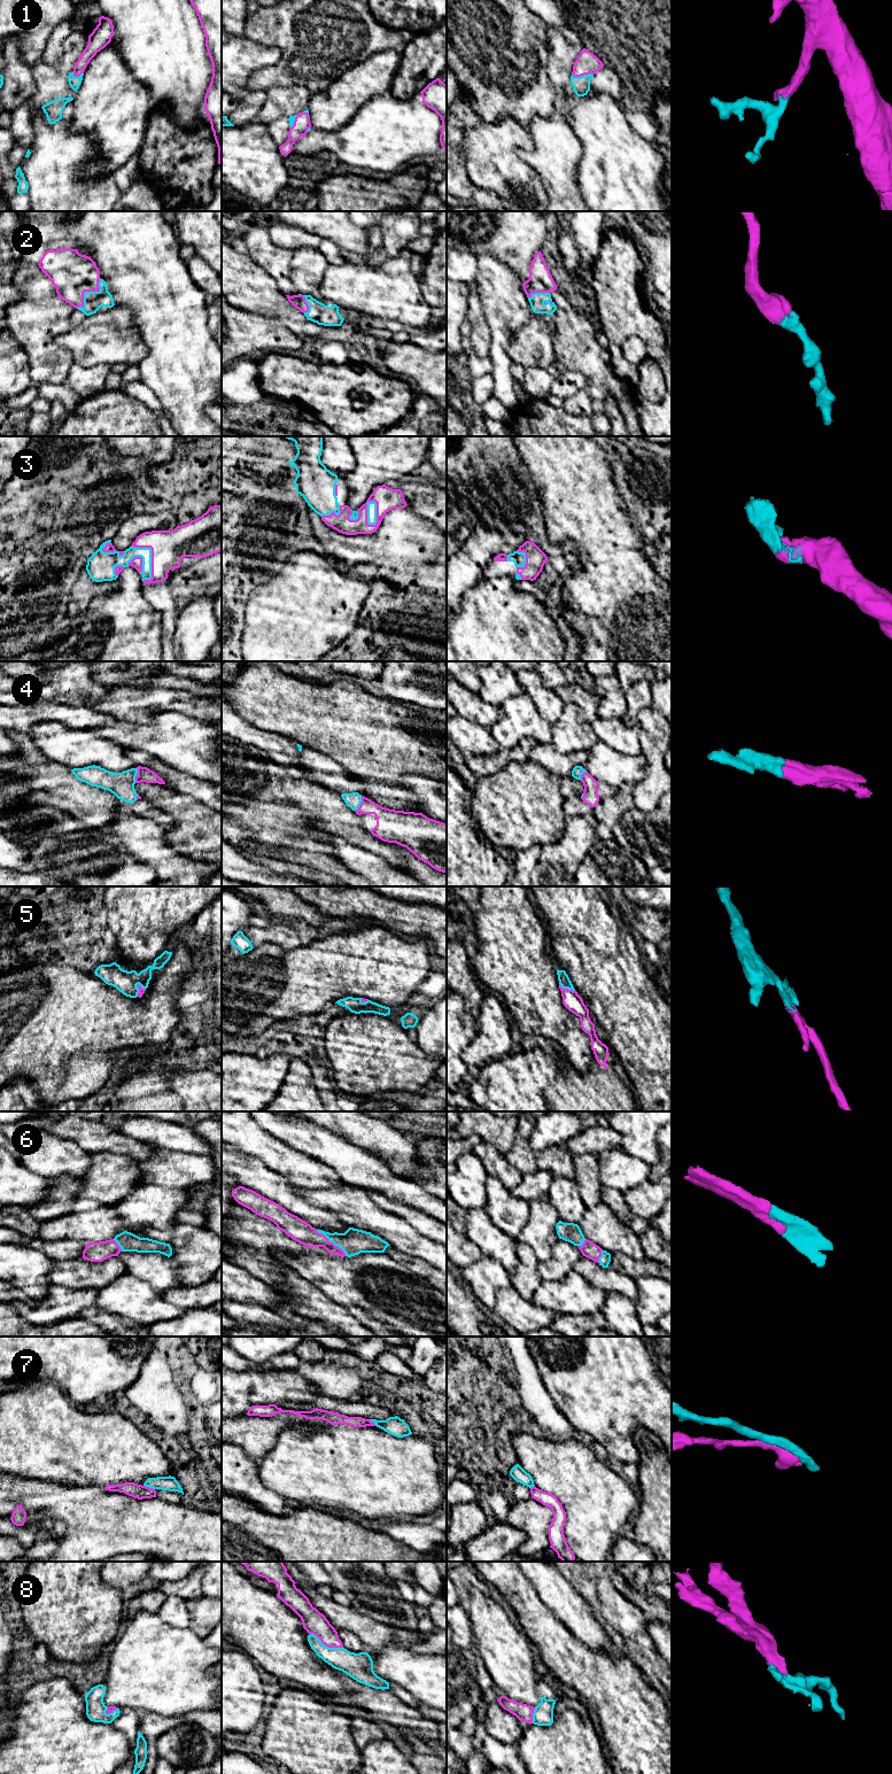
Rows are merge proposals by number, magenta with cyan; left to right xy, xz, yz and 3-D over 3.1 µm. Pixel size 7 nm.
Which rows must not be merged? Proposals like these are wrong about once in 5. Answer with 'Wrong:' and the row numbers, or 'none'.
Wrong: 7

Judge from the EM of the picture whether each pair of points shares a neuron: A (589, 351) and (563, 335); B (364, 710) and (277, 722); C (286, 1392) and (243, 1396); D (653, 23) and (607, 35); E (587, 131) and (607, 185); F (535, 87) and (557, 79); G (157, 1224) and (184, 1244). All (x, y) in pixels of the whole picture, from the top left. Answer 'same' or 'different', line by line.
A: same
B: same
C: same
D: same
E: same
F: different
G: different

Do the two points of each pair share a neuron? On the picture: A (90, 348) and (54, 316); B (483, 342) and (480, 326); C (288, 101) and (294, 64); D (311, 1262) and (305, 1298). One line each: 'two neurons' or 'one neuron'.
A: two neurons
B: one neuron
C: two neurons
D: two neurons

